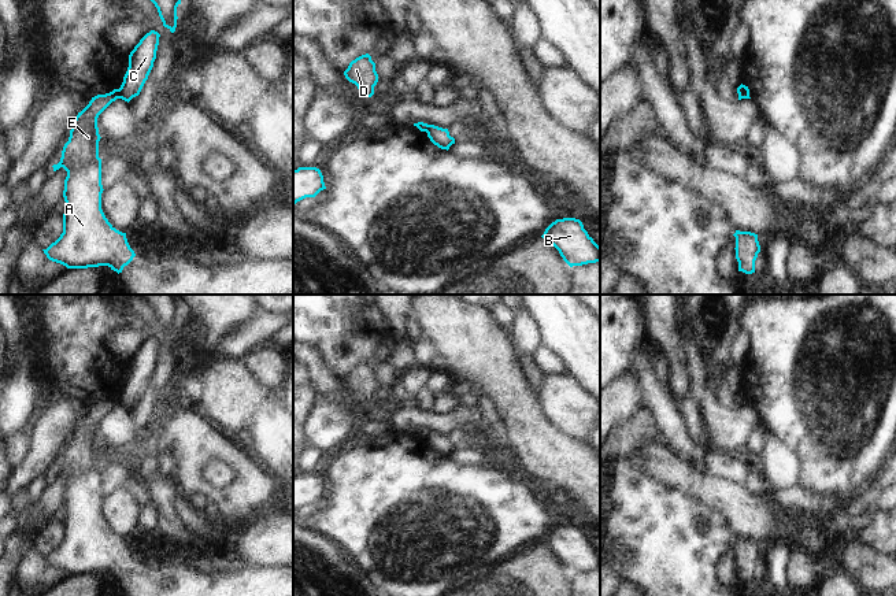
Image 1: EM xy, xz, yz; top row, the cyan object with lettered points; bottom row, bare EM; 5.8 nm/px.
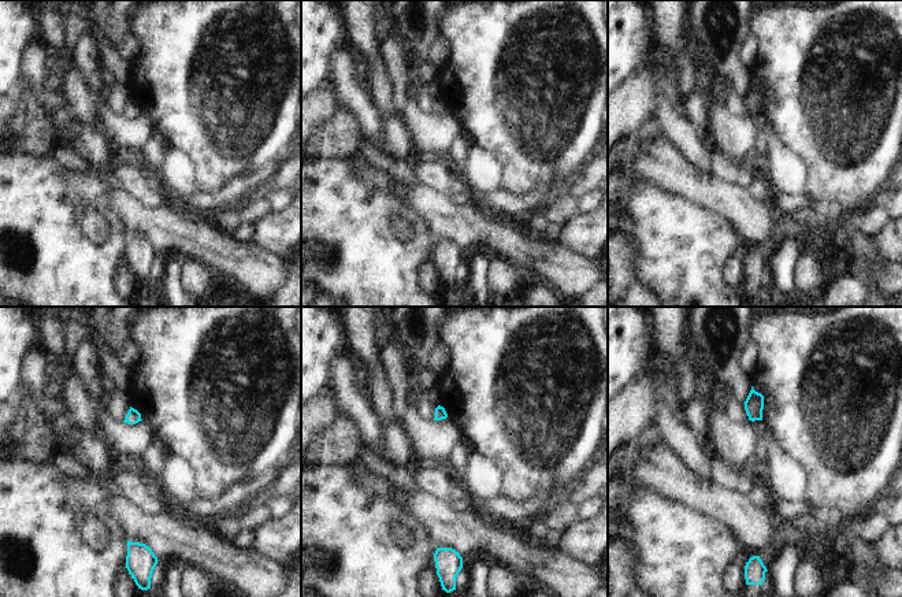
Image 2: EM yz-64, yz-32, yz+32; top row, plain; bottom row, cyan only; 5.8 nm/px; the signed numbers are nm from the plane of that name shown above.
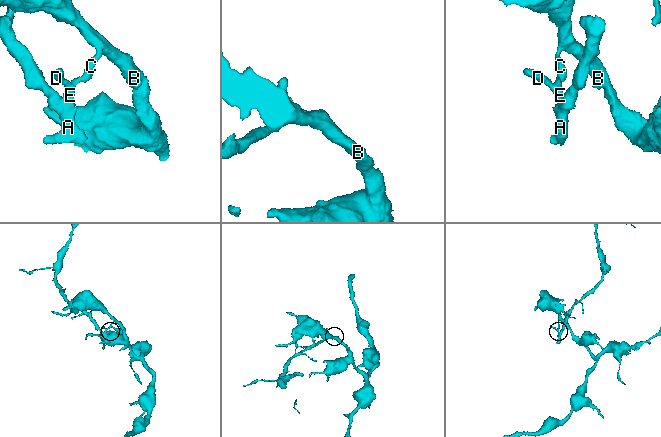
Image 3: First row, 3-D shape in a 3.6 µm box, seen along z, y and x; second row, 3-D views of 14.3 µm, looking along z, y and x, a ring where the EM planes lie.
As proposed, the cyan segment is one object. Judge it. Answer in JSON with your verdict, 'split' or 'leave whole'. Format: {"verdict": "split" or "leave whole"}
{"verdict": "split"}

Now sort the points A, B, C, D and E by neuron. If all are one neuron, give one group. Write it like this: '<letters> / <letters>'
A D E / B C

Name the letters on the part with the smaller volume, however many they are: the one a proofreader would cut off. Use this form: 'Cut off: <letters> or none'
Cut off: A, D, E

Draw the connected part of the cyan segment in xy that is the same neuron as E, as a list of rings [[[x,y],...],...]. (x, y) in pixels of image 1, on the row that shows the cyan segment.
[[[119,89],[92,97],[89,104],[74,119],[60,162],[52,166],[53,171],[60,167],[67,171],[63,190],[66,210],[63,214],[63,233],[42,251],[49,260],[67,269],[108,266],[119,274],[136,256],[127,243],[126,233],[116,230],[101,210],[101,193],[104,189],[101,185],[101,159],[99,158],[99,141],[101,137],[97,118],[116,99],[121,99]]]

